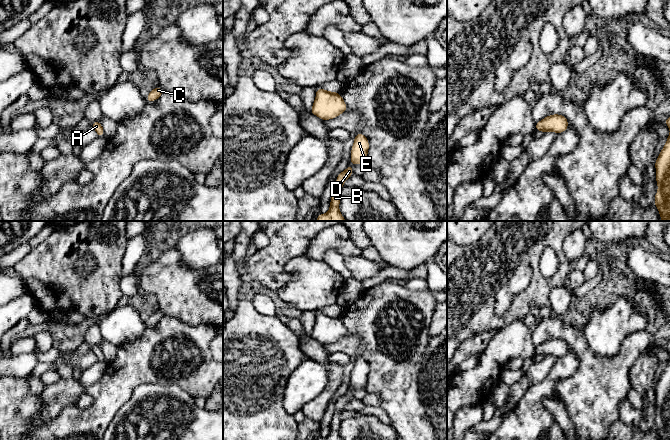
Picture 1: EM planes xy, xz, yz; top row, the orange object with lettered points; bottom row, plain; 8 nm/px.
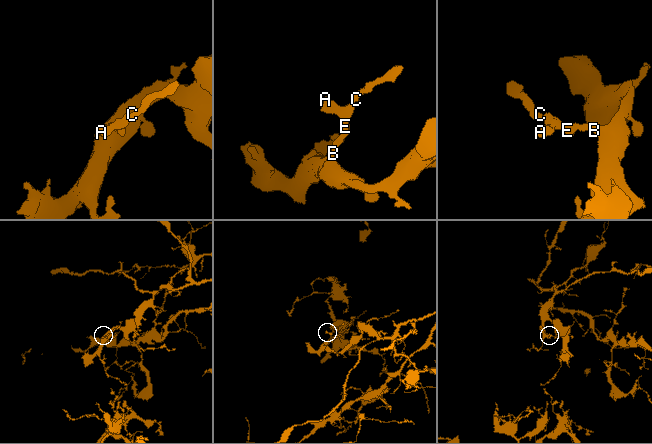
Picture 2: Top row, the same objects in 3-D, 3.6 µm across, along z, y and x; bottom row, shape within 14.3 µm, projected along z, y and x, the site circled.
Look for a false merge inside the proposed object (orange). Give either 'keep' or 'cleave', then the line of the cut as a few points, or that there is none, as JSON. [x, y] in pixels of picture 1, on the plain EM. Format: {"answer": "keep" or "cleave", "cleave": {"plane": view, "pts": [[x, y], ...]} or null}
{"answer": "keep", "cleave": null}

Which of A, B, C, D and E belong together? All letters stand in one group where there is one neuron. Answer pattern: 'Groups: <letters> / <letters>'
Groups: A B C D E

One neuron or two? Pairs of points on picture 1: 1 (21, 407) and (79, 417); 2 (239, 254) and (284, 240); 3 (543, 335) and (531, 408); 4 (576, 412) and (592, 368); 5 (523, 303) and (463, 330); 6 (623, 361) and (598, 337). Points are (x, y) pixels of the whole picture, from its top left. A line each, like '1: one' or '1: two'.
1: one
2: two
3: two
4: one
5: one
6: two

